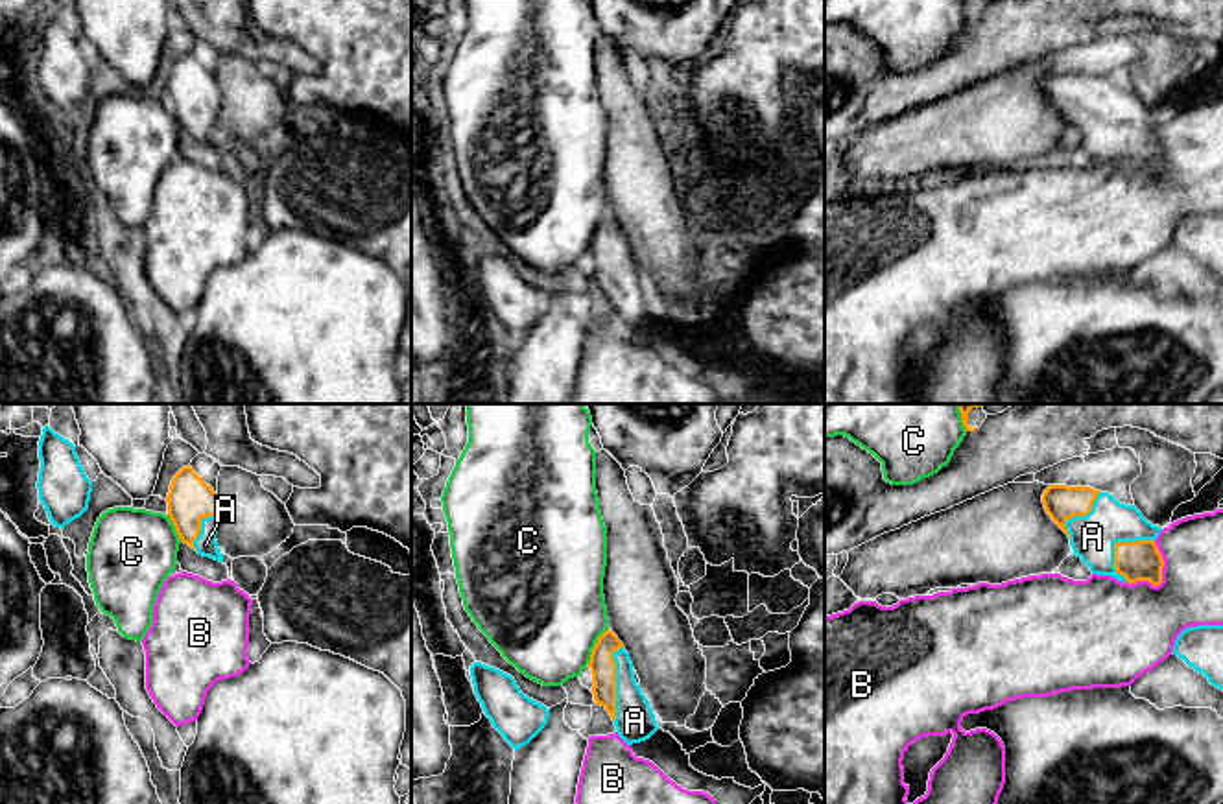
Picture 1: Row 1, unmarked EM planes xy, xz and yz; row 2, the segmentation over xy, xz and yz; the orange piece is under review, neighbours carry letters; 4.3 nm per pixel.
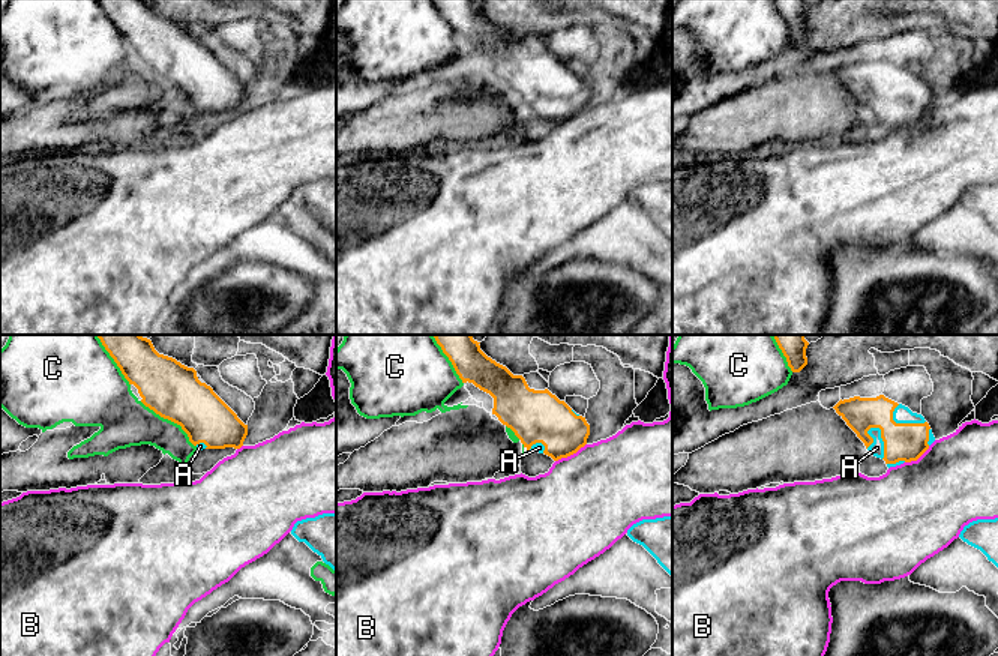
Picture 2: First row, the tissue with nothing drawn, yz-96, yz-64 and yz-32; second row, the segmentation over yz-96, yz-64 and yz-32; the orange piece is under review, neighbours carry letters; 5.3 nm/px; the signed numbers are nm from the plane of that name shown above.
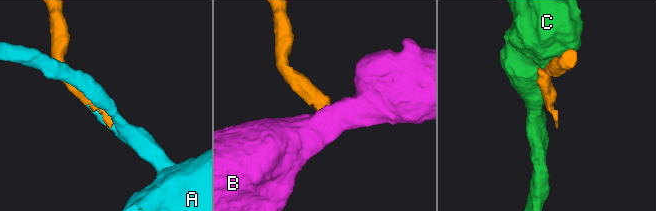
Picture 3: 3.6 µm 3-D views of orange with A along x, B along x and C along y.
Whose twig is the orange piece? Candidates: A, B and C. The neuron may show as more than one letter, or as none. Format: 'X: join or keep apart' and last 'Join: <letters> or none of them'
A: join
B: keep apart
C: keep apart
Join: A

